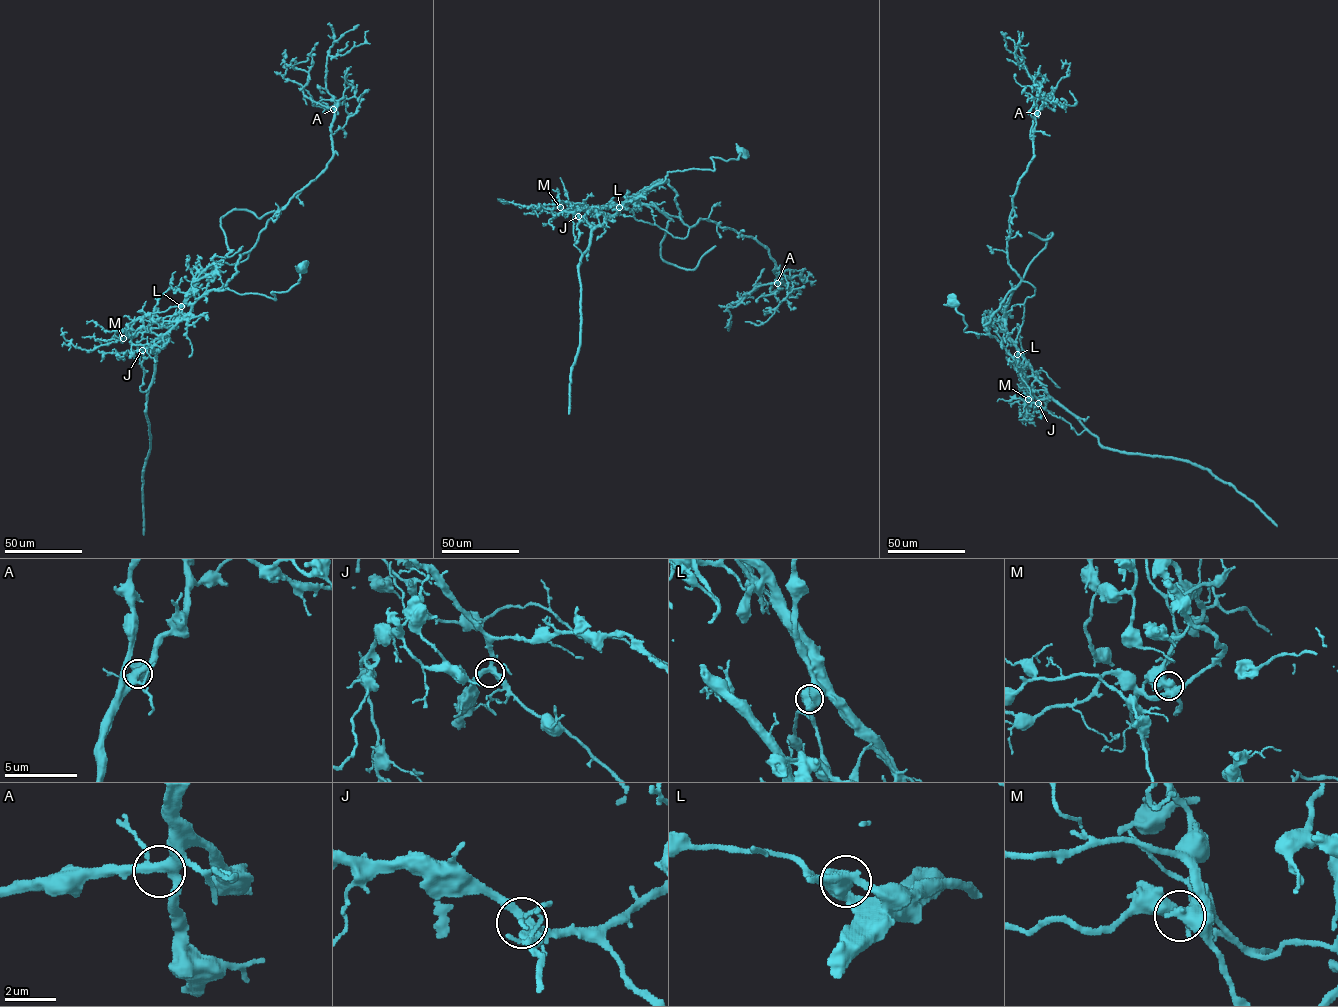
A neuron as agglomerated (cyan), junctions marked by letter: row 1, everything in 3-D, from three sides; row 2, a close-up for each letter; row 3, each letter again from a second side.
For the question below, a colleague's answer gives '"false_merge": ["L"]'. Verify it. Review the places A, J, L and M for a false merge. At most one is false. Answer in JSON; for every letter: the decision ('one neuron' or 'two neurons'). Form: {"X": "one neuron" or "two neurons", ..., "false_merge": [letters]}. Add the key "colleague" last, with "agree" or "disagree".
{"A": "one neuron", "J": "one neuron", "L": "two neurons", "M": "one neuron", "false_merge": ["L"], "colleague": "agree"}

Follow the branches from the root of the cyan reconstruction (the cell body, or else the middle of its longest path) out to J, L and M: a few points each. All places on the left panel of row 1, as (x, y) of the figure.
J: (301, 268), (297, 283), (286, 291), (272, 292), (275, 300), (228, 288), (208, 290), (184, 317), (142, 350)
L: (301, 268), (297, 283), (272, 292), (275, 299), (226, 288), (208, 290), (188, 314), (179, 312), (181, 305)
M: (301, 268), (297, 283), (272, 292), (275, 299), (208, 290), (188, 314), (166, 316), (123, 338)

